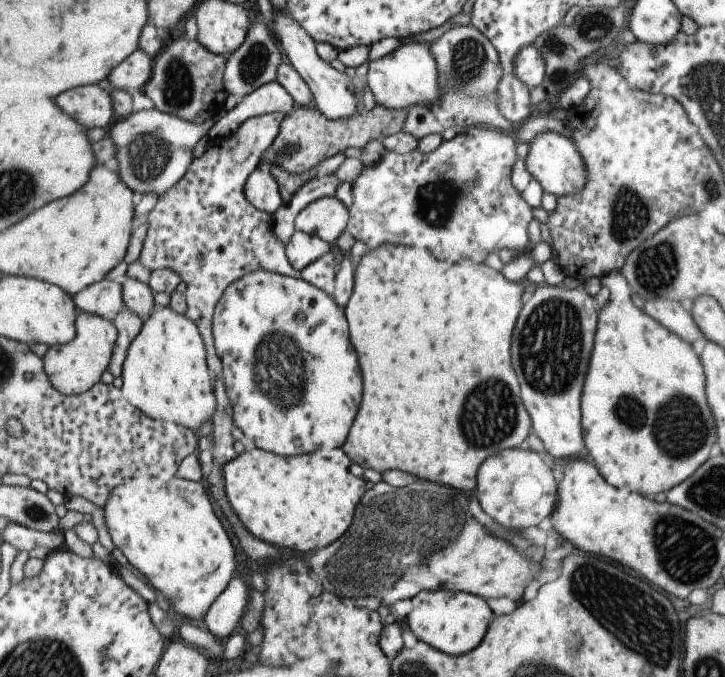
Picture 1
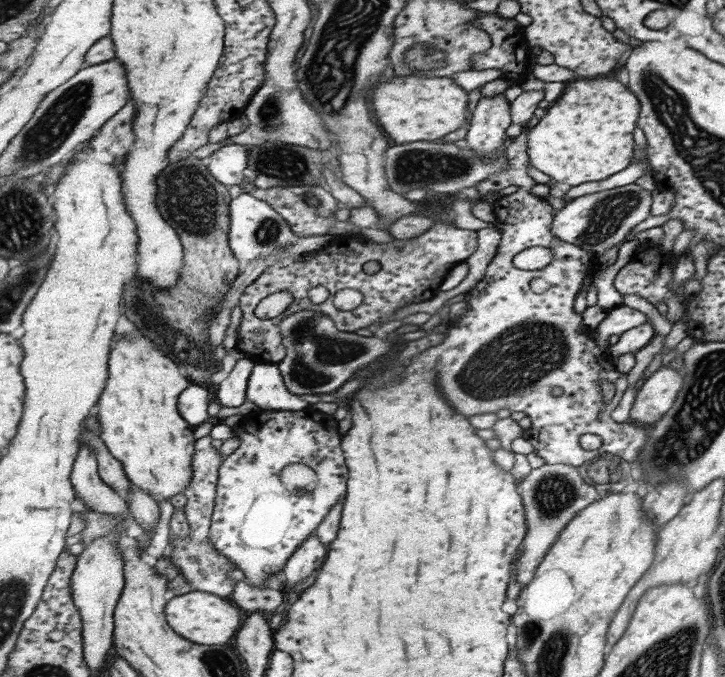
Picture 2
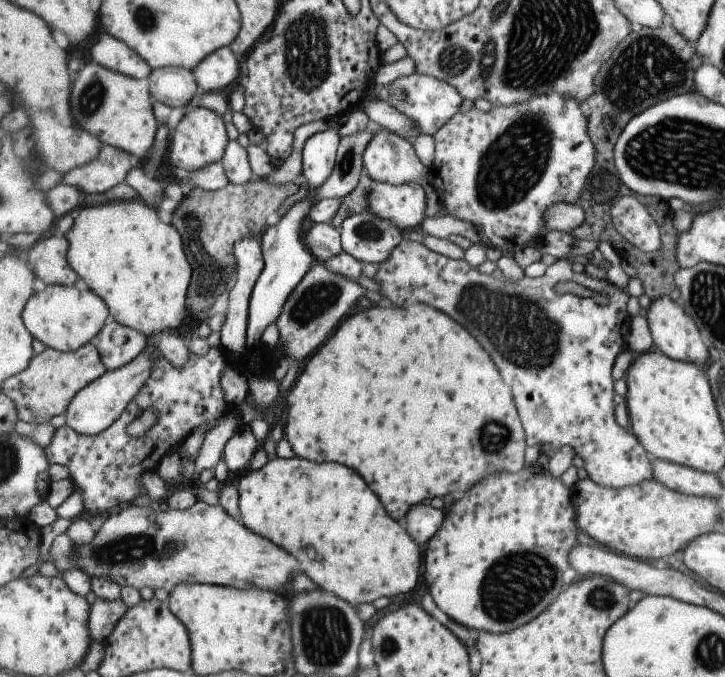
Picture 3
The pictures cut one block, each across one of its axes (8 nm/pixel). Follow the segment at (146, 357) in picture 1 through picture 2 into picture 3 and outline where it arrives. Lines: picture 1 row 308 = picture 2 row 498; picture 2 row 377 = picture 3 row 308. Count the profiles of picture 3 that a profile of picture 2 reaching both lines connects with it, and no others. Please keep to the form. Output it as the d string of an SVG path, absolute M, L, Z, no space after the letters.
M140 198L82 207L75 214L69 240L69 264L108 303L110 315L148 337L175 330L187 310L193 266L176 226L163 222L155 207Z

